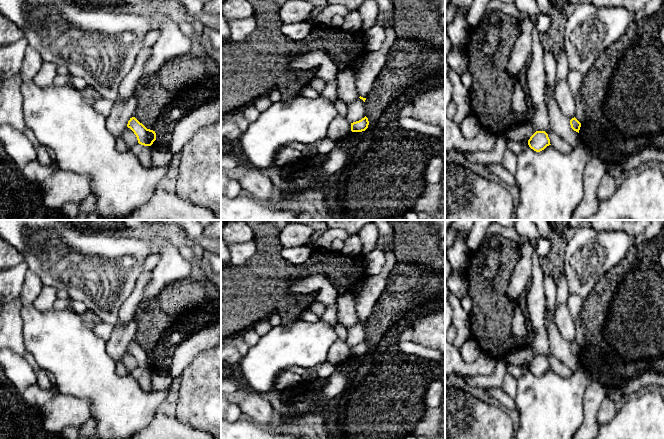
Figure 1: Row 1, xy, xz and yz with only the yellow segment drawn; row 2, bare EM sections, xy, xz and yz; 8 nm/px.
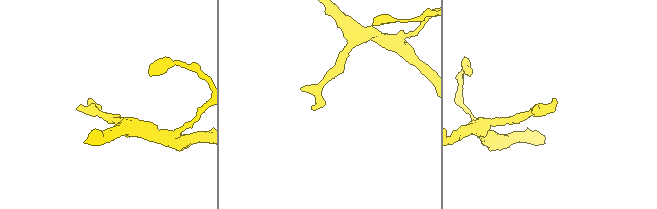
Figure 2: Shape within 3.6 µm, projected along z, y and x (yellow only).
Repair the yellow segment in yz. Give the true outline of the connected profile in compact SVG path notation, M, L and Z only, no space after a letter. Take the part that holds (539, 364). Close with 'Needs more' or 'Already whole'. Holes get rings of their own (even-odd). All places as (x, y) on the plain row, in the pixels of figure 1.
M536 355L528 364L528 369L536 376L544 374L550 368L550 363L545 355Z. Already whole

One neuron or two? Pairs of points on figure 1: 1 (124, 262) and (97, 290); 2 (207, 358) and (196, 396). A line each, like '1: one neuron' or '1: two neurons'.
1: one neuron
2: one neuron

